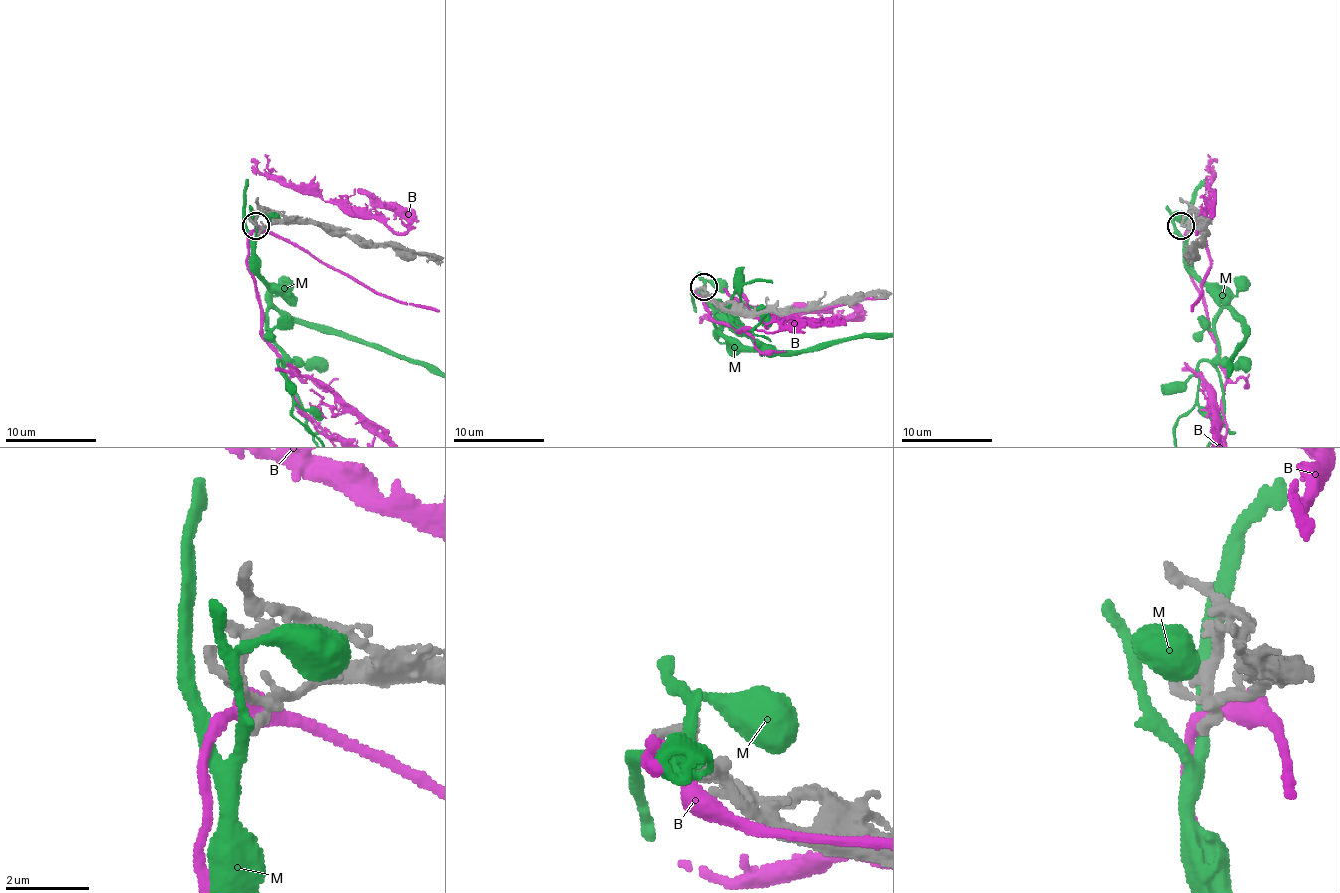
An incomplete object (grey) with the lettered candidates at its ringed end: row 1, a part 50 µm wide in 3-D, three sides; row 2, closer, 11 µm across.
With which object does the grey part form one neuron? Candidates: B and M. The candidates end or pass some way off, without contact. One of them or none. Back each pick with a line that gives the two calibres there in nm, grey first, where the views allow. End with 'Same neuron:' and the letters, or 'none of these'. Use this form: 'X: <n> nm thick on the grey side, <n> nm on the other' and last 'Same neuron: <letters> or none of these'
Same neuron: none of these

